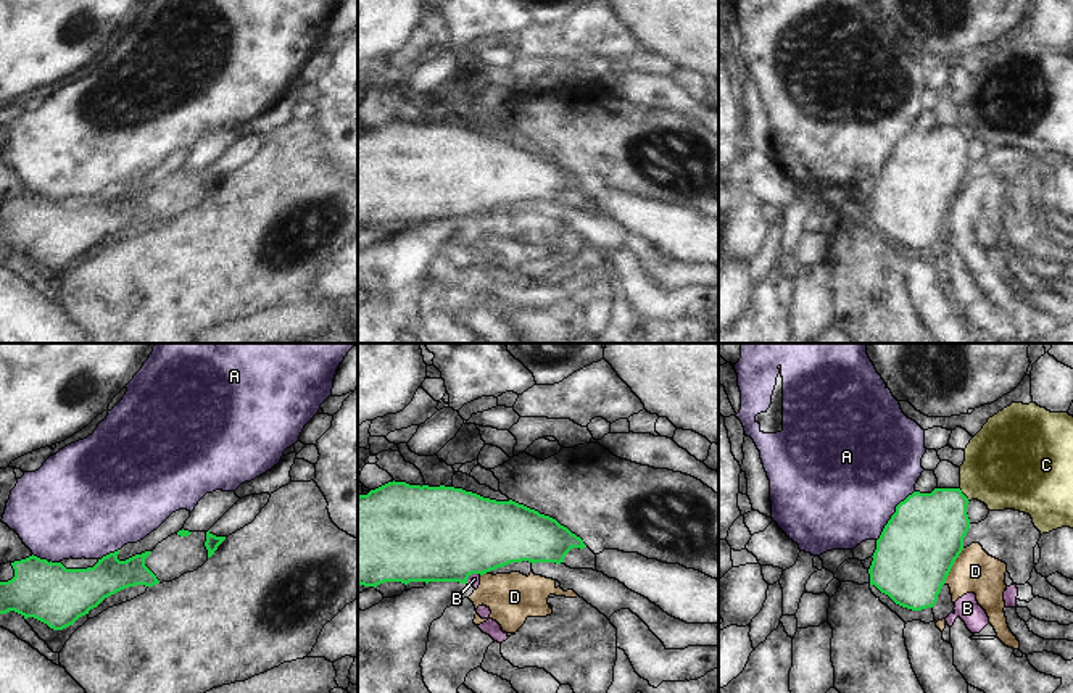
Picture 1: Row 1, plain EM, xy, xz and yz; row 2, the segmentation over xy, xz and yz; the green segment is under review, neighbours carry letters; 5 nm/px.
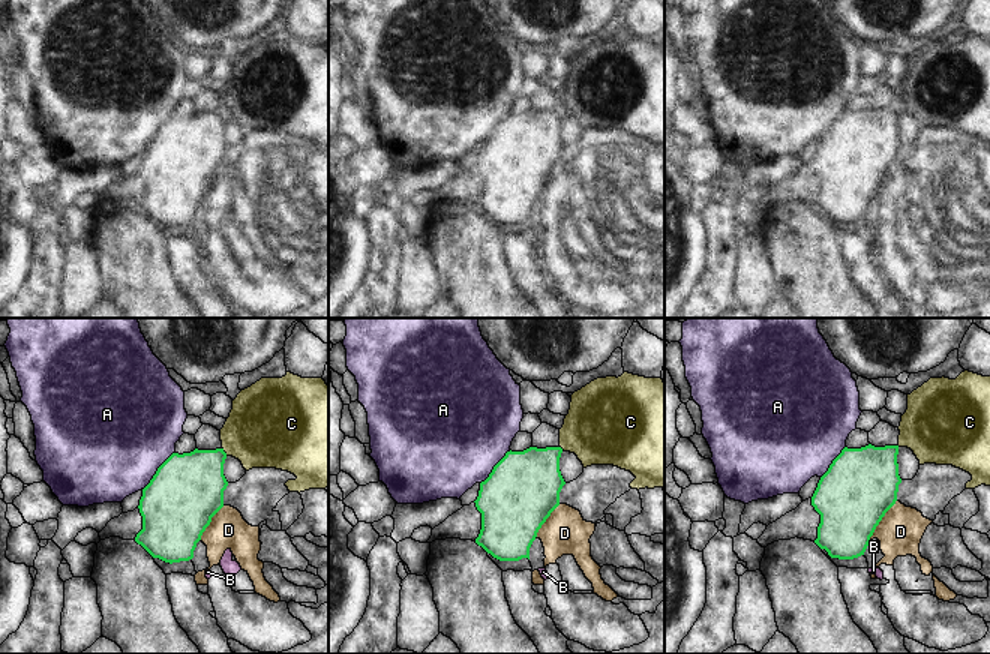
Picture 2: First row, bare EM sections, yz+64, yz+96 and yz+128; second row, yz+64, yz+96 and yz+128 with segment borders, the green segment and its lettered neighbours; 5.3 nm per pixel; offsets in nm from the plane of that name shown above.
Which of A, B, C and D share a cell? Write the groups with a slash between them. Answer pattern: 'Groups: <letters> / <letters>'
Groups: A / B D / C.

